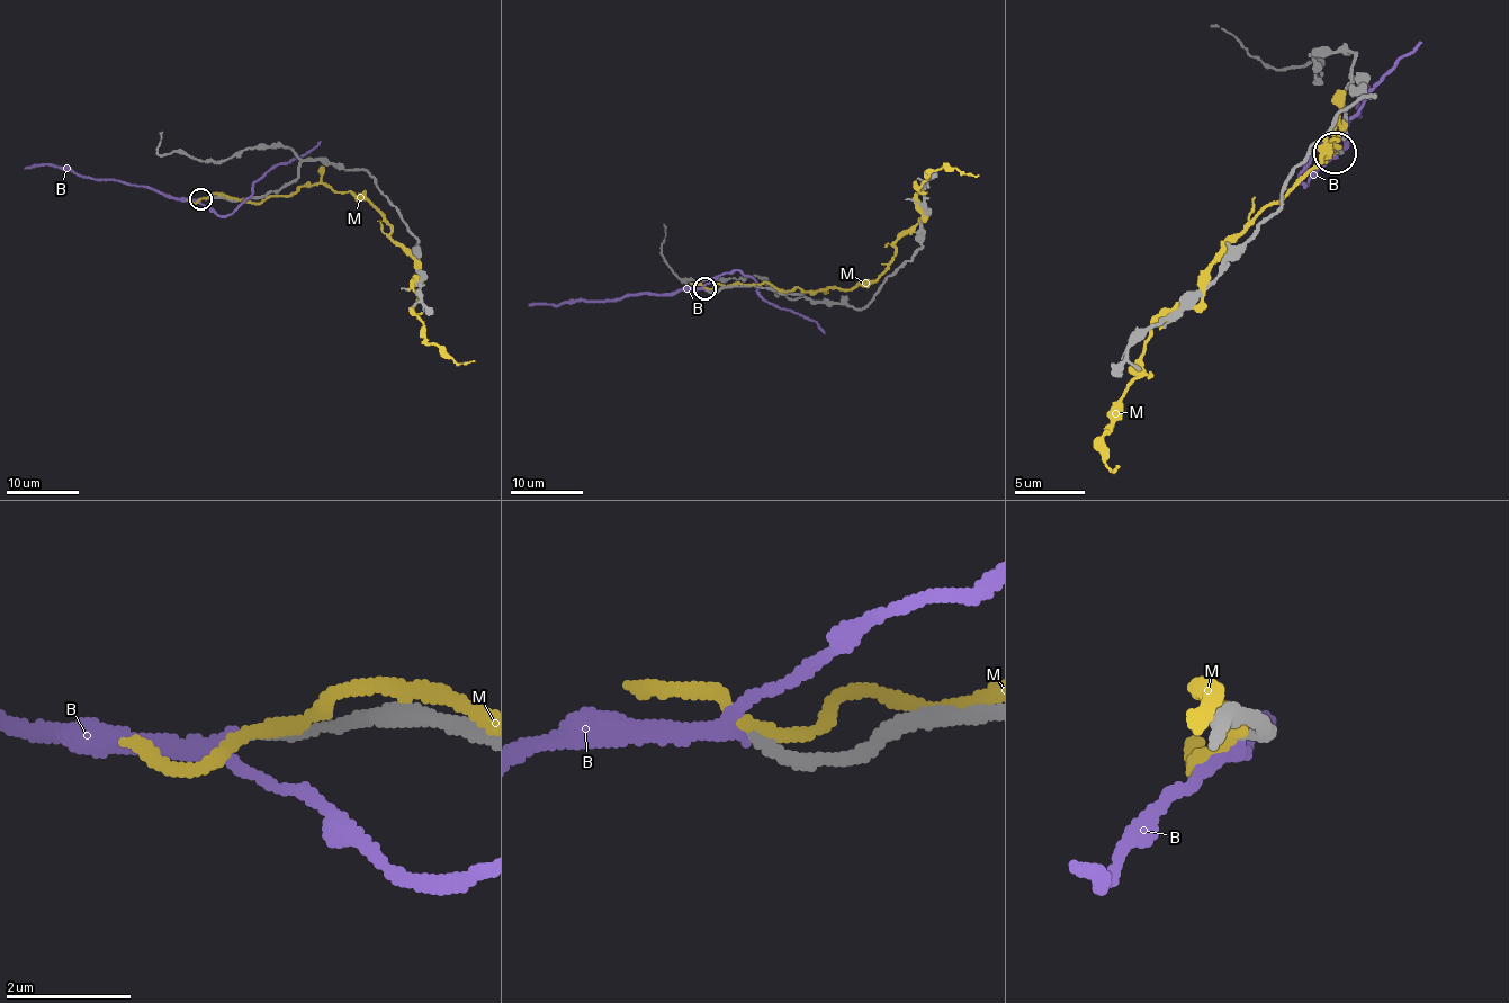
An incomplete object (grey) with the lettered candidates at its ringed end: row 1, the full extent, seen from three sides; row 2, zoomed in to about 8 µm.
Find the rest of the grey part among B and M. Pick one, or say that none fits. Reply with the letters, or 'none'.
B

